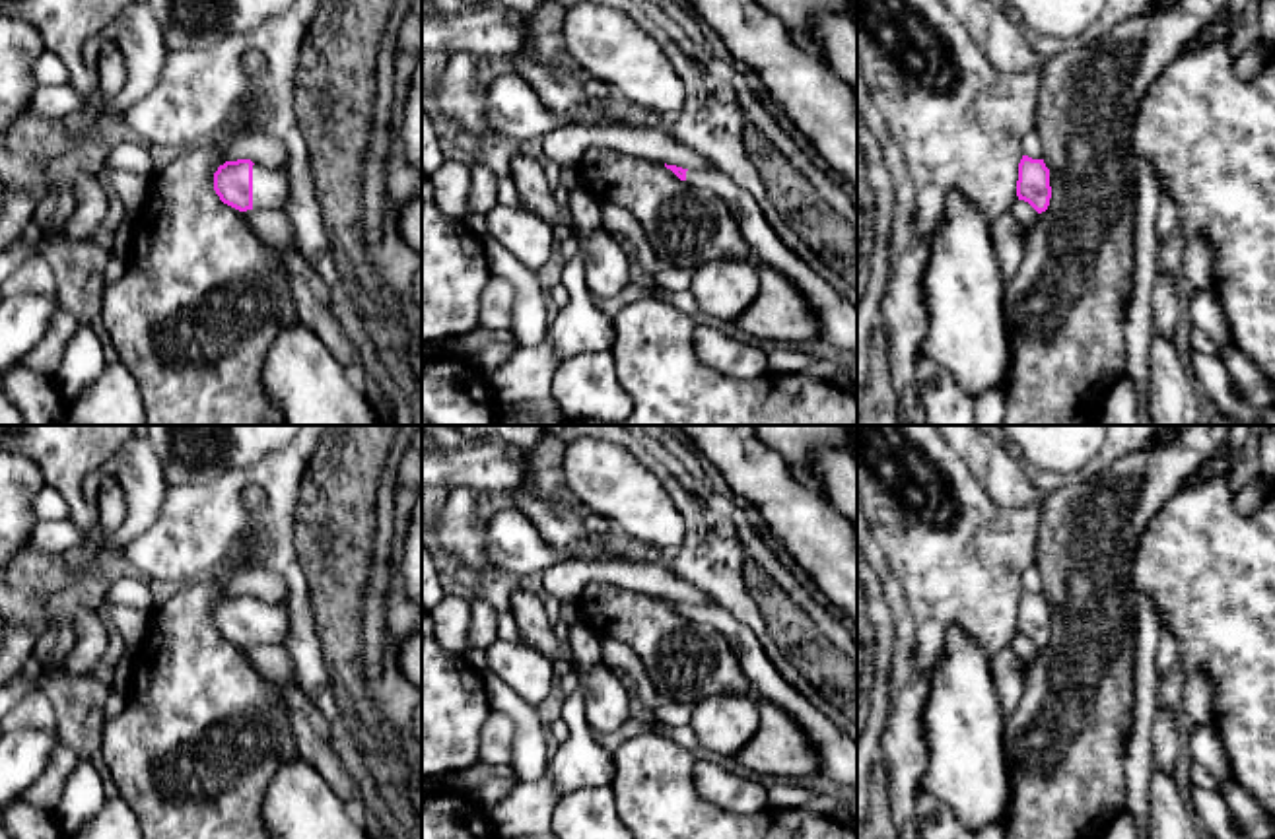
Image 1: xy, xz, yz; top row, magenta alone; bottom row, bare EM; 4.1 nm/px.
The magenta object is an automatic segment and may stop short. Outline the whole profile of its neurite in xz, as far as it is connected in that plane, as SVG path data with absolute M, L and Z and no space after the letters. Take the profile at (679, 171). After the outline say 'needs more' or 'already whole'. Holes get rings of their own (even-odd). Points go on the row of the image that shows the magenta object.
M665 167L680 181L717 194L748 243L748 260L774 268L795 284L816 313L820 340L857 353L857 309L785 247L748 190L717 169Z | needs more

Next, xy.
M251 159L225 161L214 173L220 200L239 212L282 210L288 198L288 175Z | needs more

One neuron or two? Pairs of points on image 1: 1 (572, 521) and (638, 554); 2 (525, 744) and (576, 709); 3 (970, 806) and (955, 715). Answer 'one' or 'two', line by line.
1: one
2: two
3: one

